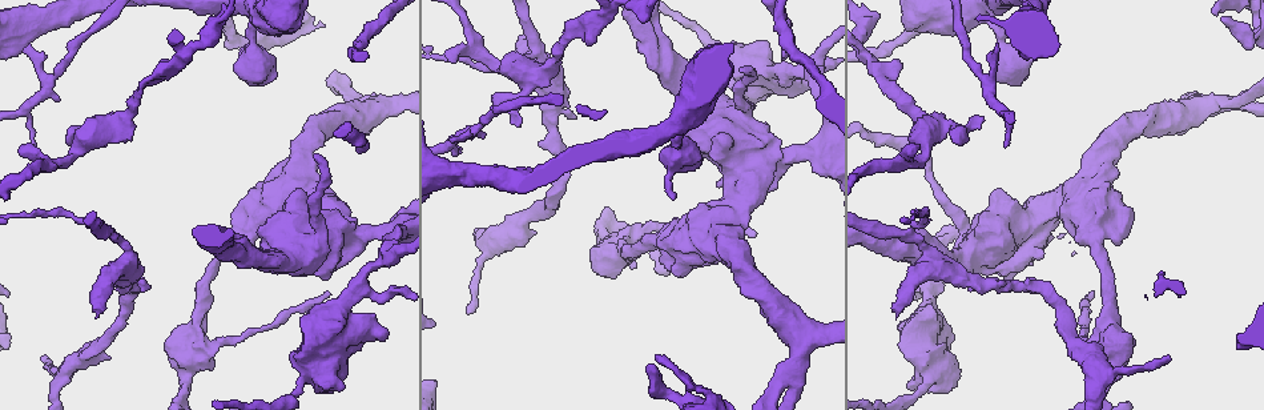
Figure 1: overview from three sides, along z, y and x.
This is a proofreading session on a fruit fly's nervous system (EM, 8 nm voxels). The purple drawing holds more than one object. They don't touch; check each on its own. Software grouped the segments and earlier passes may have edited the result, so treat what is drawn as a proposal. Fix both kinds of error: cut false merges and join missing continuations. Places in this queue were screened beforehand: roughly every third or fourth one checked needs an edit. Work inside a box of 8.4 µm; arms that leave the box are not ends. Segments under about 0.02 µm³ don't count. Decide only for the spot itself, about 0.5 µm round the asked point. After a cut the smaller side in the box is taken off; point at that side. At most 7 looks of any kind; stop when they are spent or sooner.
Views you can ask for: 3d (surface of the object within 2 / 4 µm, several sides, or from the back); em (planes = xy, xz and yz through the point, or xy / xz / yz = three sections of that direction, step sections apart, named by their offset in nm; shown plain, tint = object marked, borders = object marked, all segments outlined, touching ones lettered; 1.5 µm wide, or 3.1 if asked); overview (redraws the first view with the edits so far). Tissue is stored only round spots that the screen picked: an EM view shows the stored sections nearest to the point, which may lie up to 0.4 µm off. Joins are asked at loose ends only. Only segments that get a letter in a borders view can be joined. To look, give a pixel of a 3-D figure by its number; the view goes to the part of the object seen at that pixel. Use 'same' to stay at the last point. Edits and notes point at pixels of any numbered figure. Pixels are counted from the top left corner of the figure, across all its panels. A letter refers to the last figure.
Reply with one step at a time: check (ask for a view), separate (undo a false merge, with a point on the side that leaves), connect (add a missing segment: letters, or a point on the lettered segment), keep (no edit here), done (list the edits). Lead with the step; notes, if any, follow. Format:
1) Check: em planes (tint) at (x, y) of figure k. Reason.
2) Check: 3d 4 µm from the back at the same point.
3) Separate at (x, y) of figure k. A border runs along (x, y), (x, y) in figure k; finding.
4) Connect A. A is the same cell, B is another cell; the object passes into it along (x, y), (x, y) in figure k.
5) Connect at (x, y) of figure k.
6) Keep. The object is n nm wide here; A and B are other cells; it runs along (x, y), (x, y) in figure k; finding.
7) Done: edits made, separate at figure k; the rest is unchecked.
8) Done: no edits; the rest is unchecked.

Check: em planes (borders) at (671, 199) of figure 1. Tapers out.

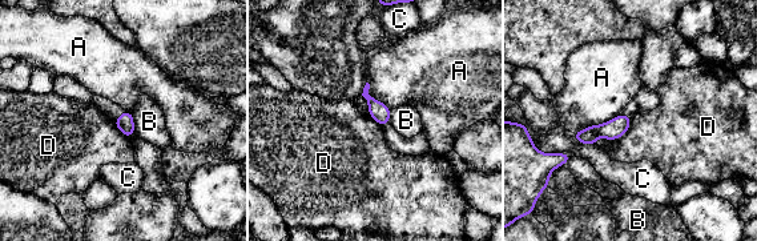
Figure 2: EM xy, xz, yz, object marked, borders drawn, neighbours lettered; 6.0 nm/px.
Keep. The longest contact is with A, 300 nm; A, B, C and D are other cells; no lettered segment goes on from it.

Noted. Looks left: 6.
Check: 3d 4 µm from the back at (540, 54) of figure 1. A fork.

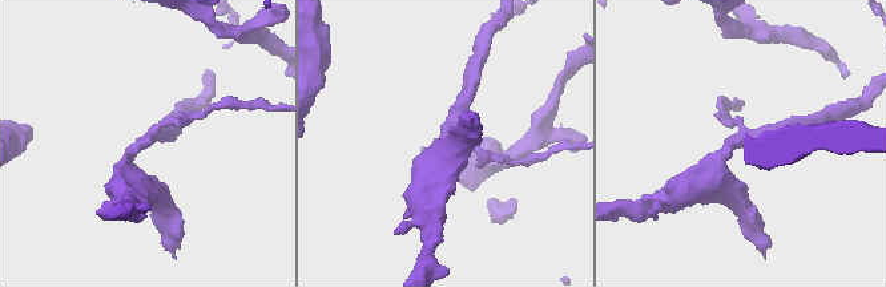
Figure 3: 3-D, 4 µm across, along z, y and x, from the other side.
Check: em xy step 8 (tint) at (144, 139) of figure 3.

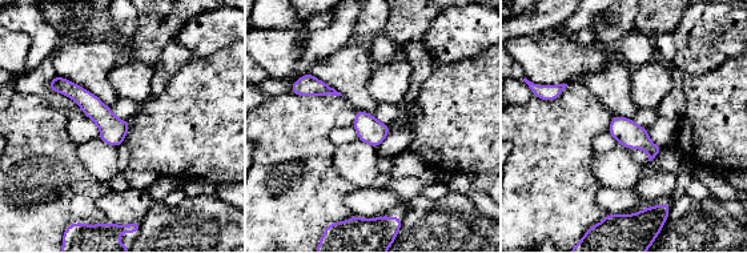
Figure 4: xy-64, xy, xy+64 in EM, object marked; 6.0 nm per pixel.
Check: em planes (borders) at the same point.

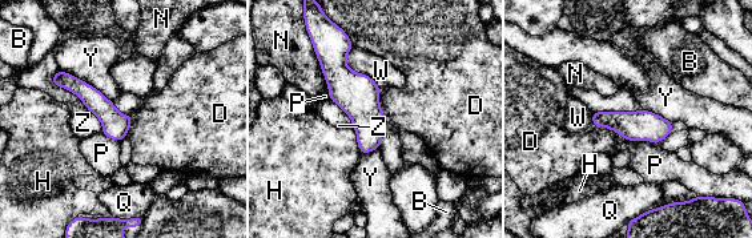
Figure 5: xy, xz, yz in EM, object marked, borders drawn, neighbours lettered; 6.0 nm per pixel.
Keep. The longest contact is with Z, 460 nm; B, D, H, N, P, Q, W, Y and Z are other cells; it runs along (55, 79), (83, 89), (123, 133) in figure 5; one neuron here.

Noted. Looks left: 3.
Check: 3d 2 µm at (40, 358) of figure 1.

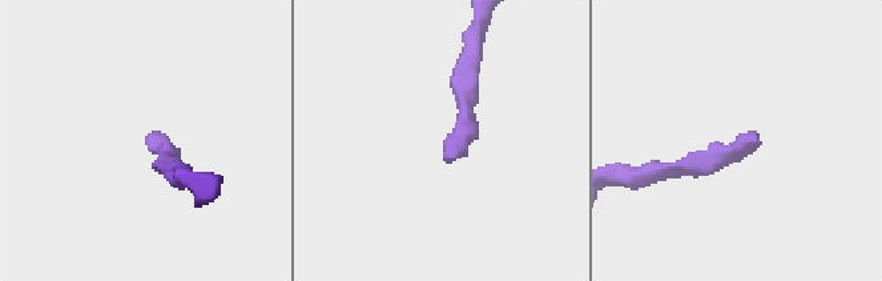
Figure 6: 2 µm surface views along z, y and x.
Check: em yz step 4 (borders) at (448, 161) of figure 6. Now the EM.

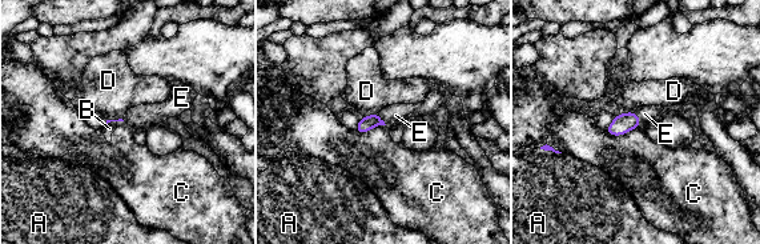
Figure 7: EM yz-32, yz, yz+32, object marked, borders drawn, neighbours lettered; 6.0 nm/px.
Check: em planes (borders) at the same point. Cut it another way.

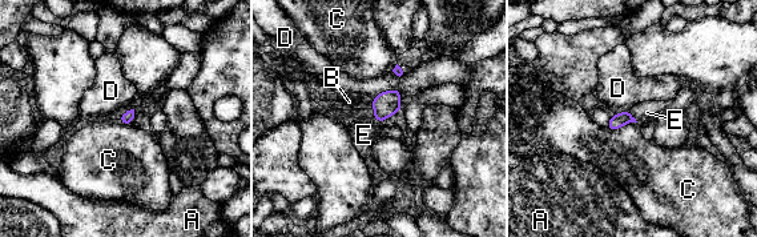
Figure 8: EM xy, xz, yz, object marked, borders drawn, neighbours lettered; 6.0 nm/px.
Connect E. E is the same cell, A, B, C and D are other cells; the object passes into it along (127, 117), (125, 112), (115, 116) in figure 8; it goes on there.

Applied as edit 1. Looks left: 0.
Done: edits made, connect at figure 8; the rest is unchecked.

